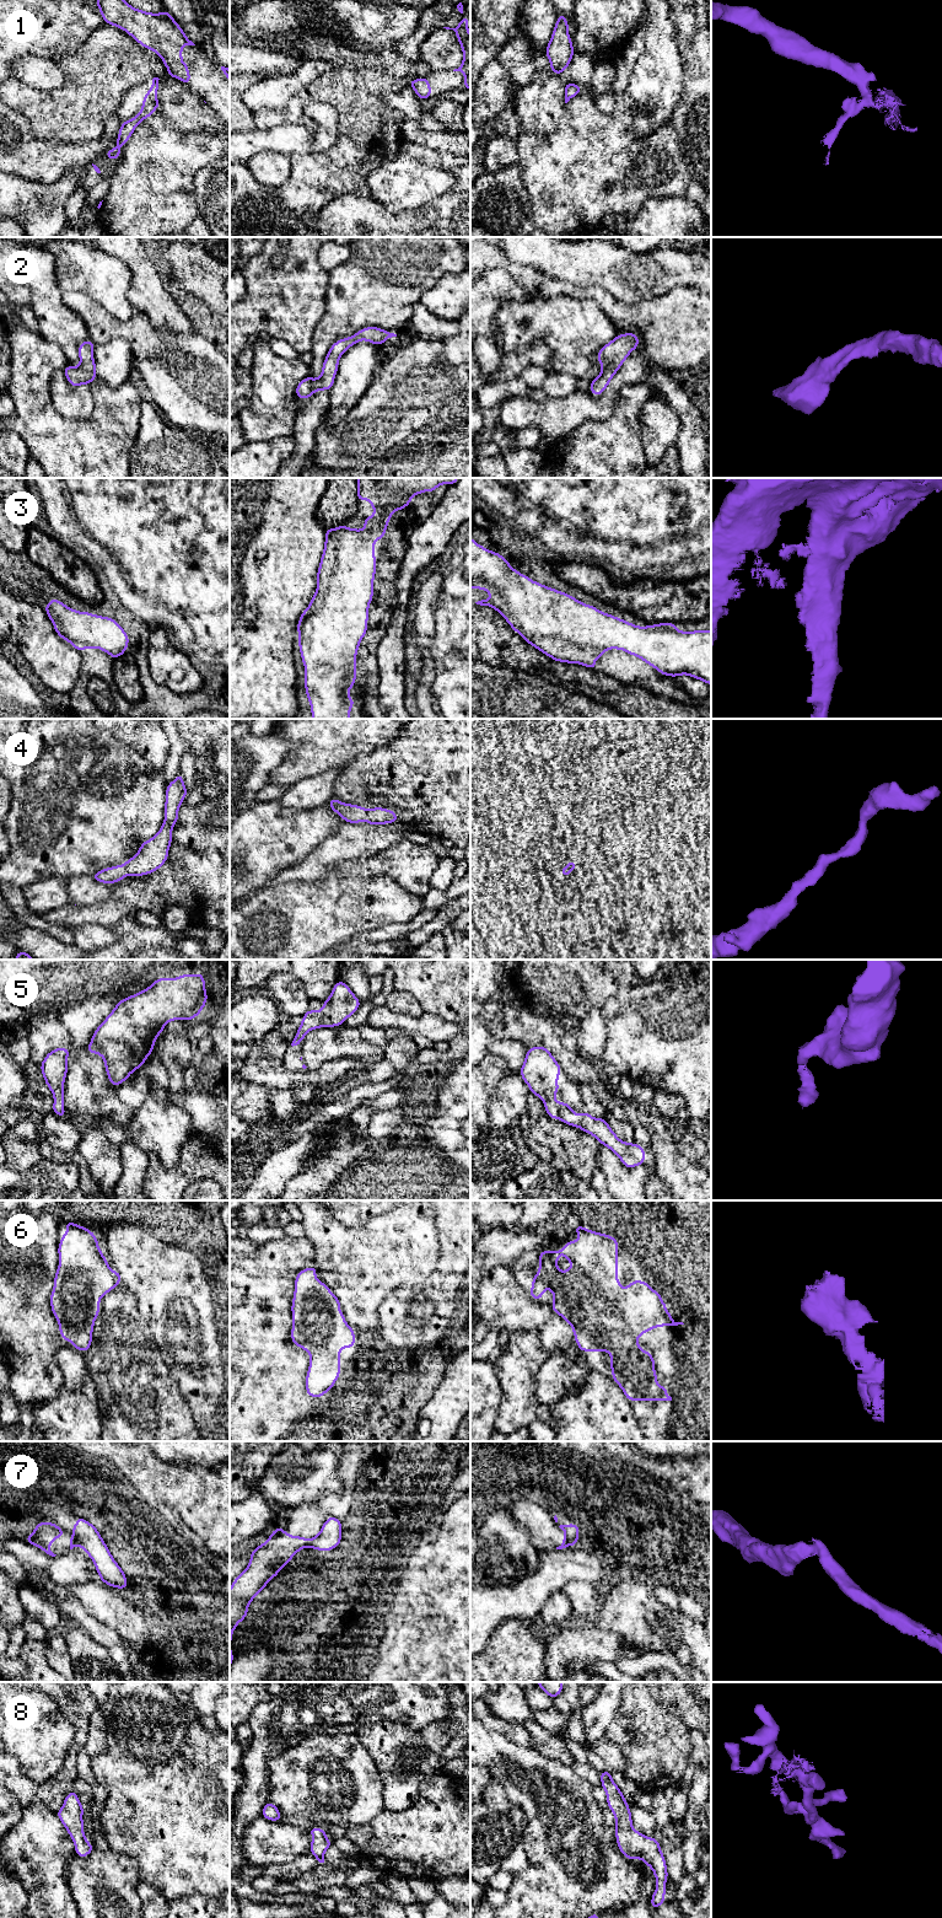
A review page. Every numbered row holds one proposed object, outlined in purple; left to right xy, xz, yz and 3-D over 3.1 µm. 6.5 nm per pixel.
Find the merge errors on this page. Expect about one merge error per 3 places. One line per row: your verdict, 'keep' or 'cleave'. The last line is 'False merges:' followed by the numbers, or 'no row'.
1: cleave
2: keep
3: keep
4: keep
5: keep
6: keep
7: cleave
8: keep
False merges: 1, 7

